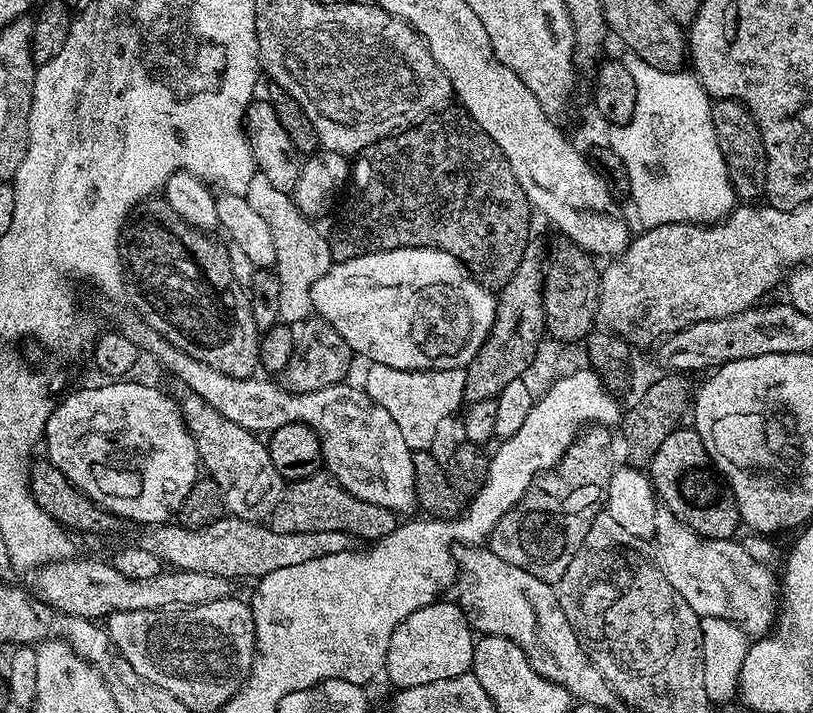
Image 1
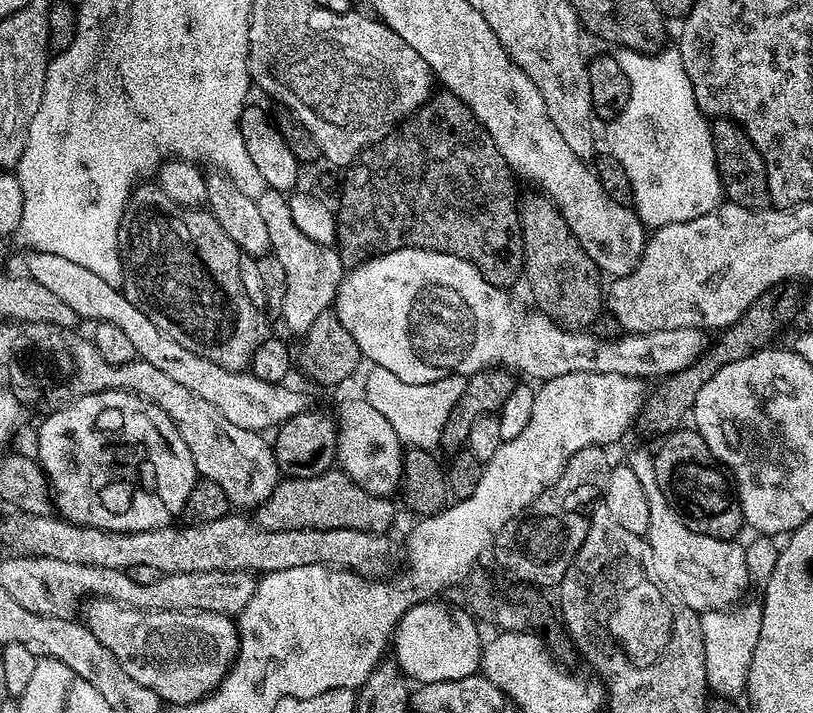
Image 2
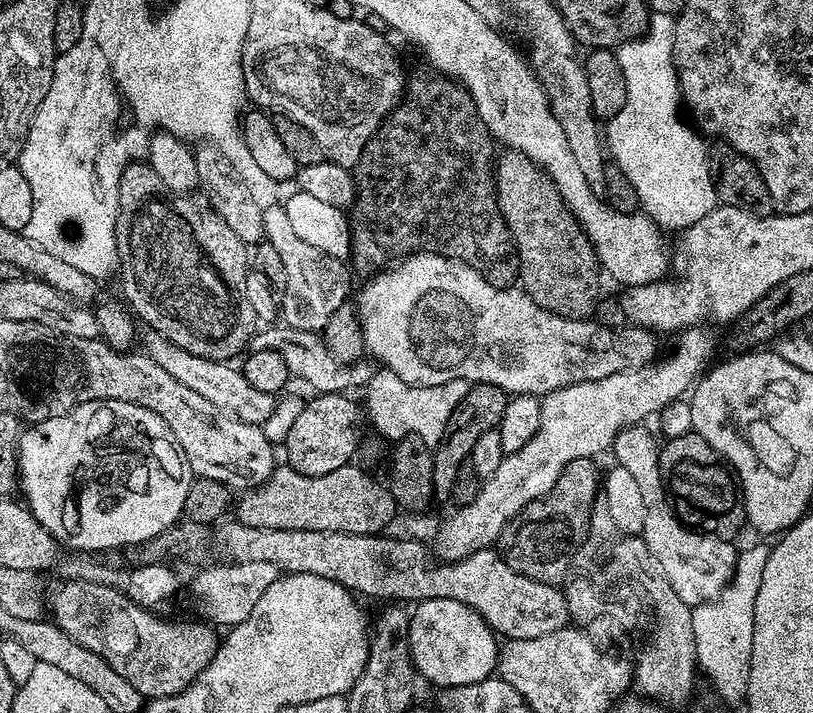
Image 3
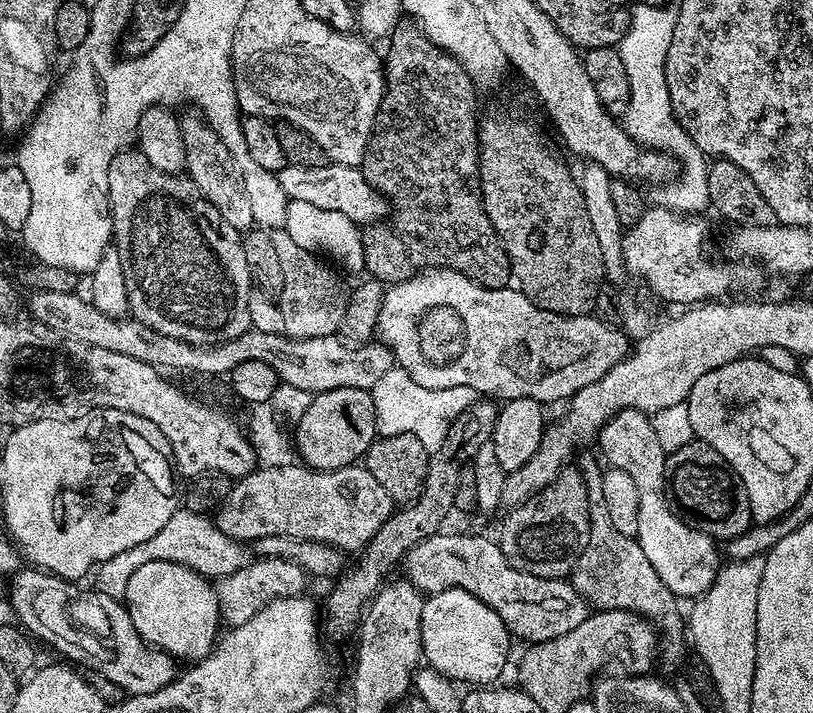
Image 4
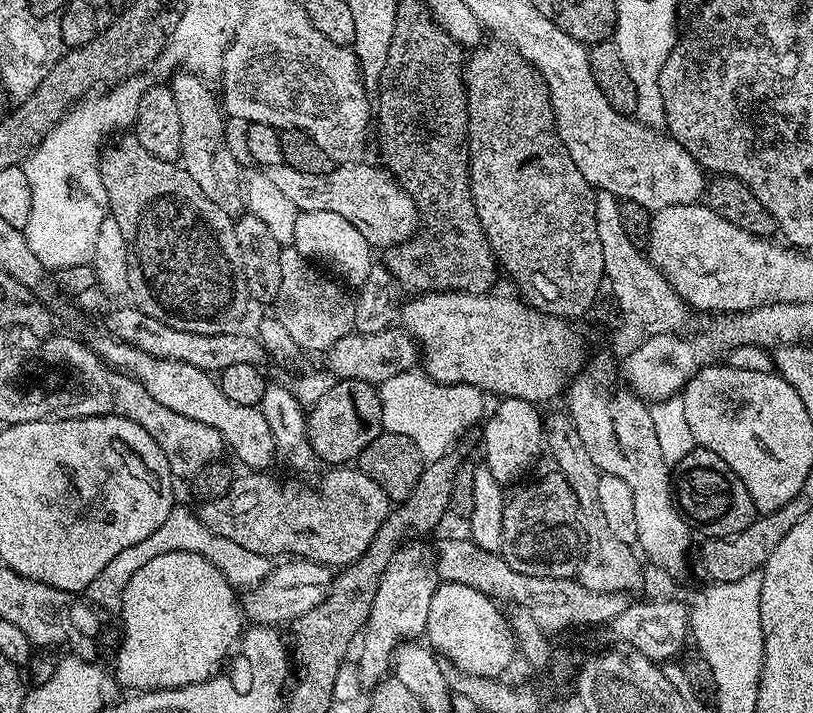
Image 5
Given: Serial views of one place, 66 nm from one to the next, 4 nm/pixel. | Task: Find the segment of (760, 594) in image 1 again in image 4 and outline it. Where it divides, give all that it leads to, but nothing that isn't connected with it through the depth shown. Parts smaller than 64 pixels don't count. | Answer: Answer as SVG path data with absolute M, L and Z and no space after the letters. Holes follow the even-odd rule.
M633 408L622 410L604 423L598 437L599 455L613 468L630 474L638 490L638 534L636 541L642 546L642 554L654 566L658 578L677 598L699 598L715 582L722 567L722 552L711 536L694 530L672 510L664 482L666 453L662 442L654 434L649 413Z

